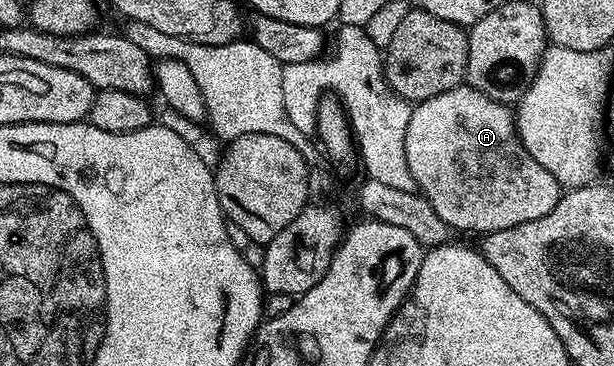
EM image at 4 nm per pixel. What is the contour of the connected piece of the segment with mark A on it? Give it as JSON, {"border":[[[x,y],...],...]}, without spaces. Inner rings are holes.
{"border":[[[462,83],[445,93],[420,100],[412,108],[403,142],[407,171],[420,194],[433,205],[434,212],[448,228],[475,231],[477,235],[512,228],[513,225],[543,217],[552,211],[563,194],[556,178],[524,149],[518,137],[514,112],[491,97],[488,92]]]}

